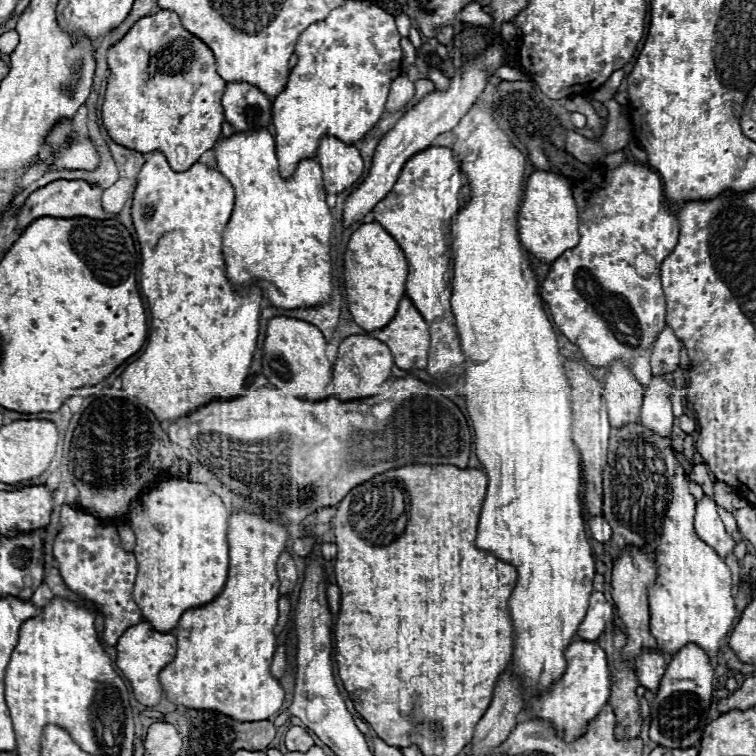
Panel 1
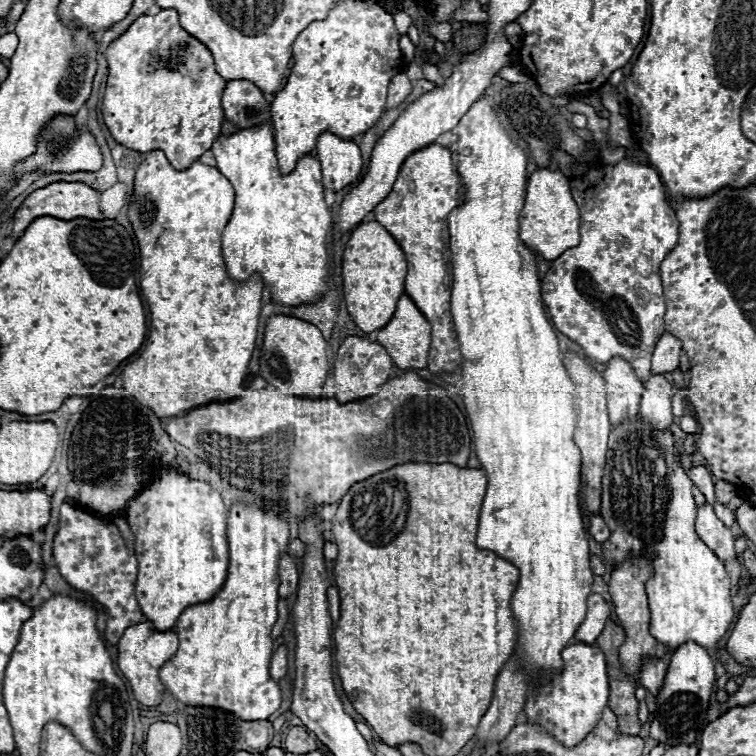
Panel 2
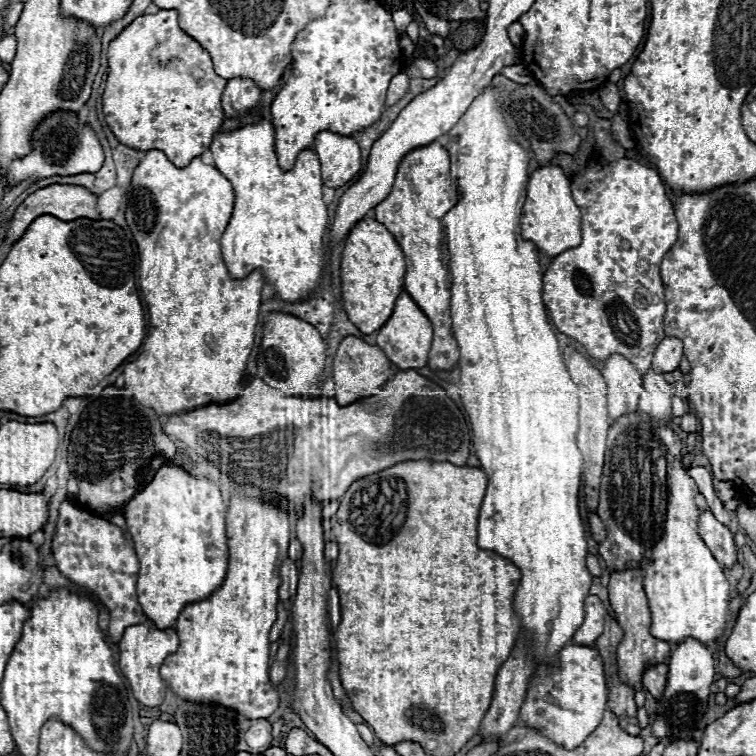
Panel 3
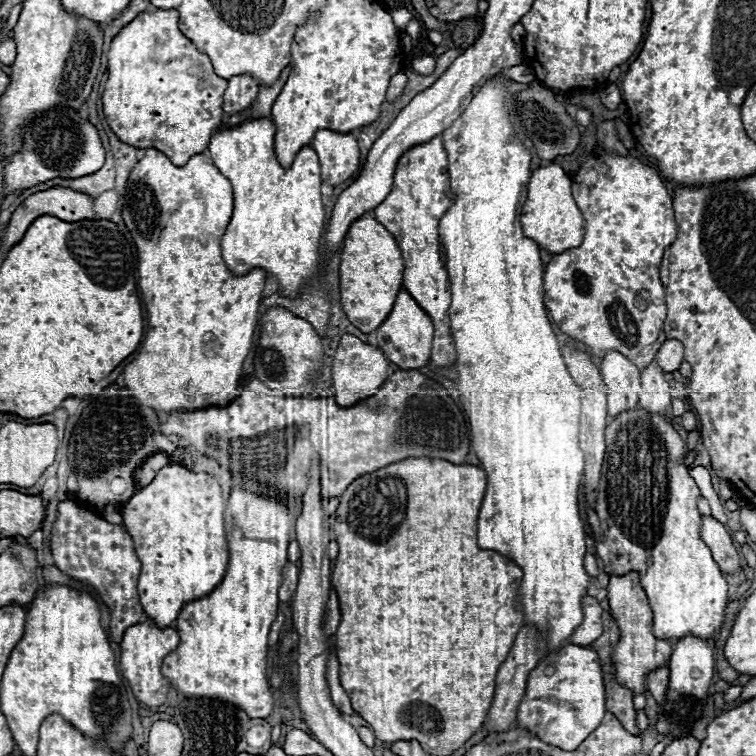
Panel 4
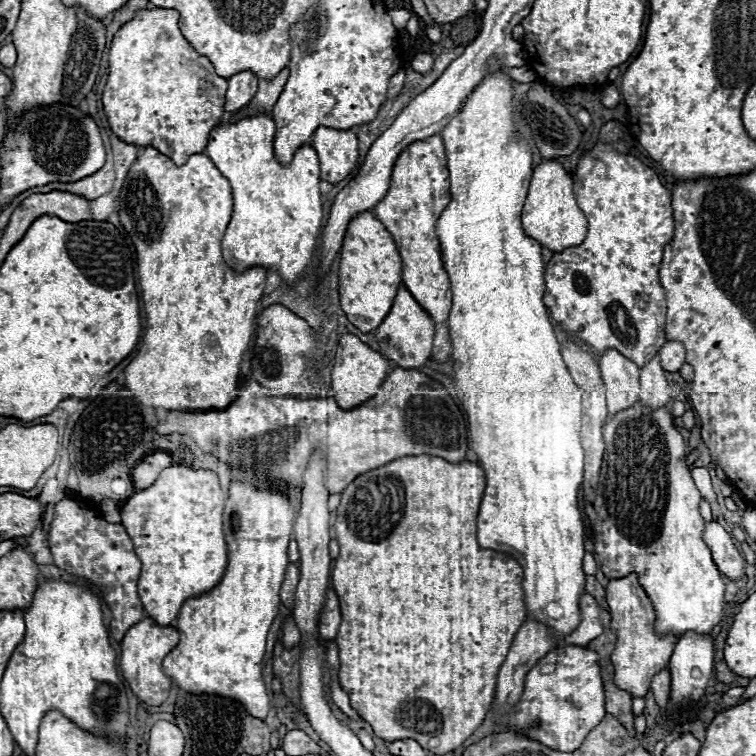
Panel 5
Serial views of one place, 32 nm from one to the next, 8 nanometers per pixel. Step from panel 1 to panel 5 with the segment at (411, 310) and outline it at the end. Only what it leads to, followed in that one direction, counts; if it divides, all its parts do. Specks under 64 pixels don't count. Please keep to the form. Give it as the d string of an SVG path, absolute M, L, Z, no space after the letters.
M400 286L396 300L384 318L384 322L376 330L376 338L380 342L382 352L402 368L418 368L432 356L432 340L434 340L434 320L432 316L414 300L414 296Z

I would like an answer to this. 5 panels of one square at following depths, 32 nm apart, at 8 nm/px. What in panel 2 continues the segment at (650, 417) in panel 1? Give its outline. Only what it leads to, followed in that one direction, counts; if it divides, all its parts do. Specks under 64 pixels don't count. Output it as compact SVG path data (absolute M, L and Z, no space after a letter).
M650 374L648 382L644 384L642 400L640 400L640 416L654 424L658 430L668 430L672 424L672 388L664 380L662 374Z

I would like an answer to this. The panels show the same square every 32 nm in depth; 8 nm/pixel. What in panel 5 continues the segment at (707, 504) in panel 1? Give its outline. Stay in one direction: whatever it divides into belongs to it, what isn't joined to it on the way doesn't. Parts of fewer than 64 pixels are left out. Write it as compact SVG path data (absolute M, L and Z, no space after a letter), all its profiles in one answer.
M706 522L704 540L712 550L712 558L720 574L724 574L730 580L742 580L746 572L746 566L744 566L746 562L736 550L732 536L718 522Z

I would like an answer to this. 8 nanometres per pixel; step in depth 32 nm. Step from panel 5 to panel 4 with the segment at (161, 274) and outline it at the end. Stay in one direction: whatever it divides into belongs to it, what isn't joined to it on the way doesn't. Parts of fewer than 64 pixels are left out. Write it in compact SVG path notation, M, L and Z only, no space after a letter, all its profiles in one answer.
M148 148L128 176L122 220L138 250L139 291L150 328L146 328L138 356L124 368L124 382L142 404L154 410L222 408L237 398L242 389L242 362L256 330L266 272L262 268L252 268L246 276L234 276L224 264L220 240L230 216L232 186L202 154L192 156L186 166L178 168L162 152Z

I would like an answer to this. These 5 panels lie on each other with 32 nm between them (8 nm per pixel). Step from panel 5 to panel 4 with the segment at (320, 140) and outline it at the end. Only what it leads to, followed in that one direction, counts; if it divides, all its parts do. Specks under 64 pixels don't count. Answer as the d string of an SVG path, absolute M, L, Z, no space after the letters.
M322 128L314 134L312 148L320 158L322 180L332 186L348 180L360 166L360 152L354 134Z

